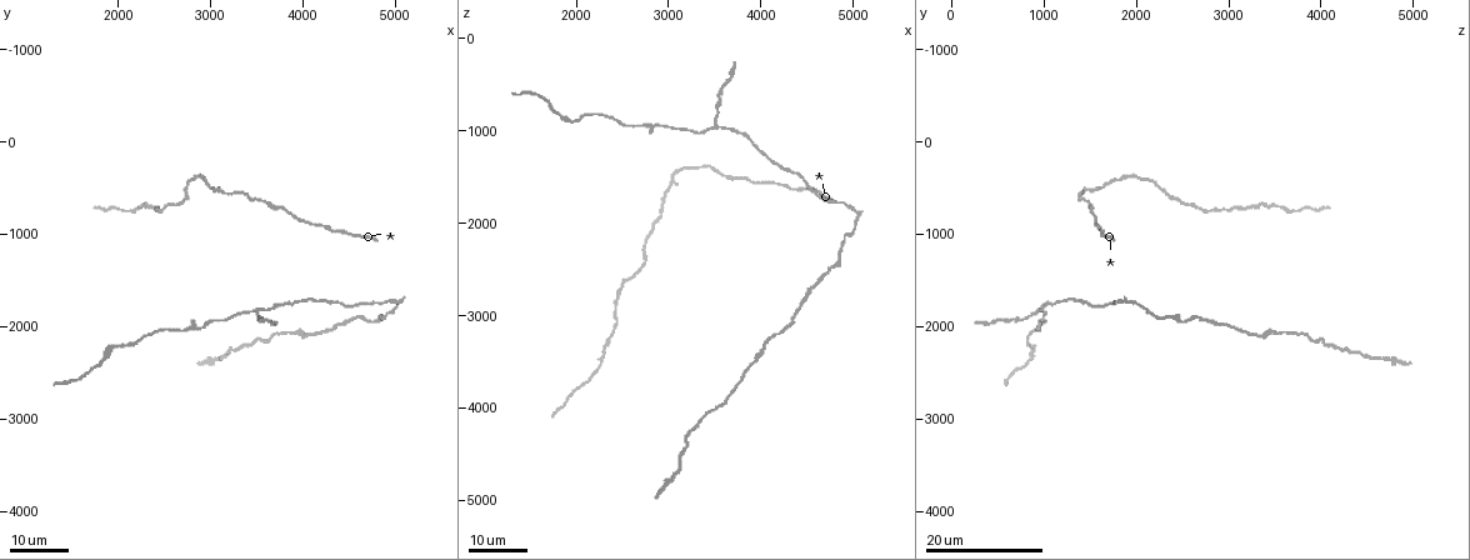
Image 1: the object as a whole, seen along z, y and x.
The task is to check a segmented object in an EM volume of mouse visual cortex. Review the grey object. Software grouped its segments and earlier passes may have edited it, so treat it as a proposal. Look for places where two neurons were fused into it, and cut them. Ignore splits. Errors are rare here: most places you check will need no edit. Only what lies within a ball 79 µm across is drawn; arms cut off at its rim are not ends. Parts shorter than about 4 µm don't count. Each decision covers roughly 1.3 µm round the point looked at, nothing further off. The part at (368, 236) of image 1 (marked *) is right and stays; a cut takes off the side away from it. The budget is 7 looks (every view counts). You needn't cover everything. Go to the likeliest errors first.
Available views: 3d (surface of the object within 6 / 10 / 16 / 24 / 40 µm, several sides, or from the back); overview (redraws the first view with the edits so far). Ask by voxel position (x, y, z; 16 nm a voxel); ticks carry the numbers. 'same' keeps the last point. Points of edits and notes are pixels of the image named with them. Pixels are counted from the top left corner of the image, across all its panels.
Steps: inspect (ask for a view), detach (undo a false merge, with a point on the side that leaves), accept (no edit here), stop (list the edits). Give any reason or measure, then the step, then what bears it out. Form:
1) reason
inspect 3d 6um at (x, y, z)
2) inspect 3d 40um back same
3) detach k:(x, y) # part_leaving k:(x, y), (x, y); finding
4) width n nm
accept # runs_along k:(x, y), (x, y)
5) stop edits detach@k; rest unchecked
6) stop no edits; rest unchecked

three-way junction
inspect 3d 16um at (3500, 1800, 950)

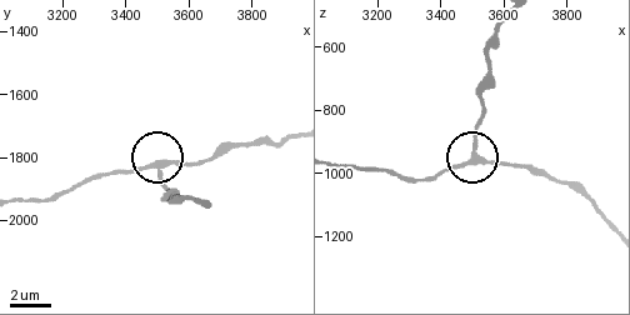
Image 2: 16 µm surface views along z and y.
inspect 3d 6um at (3500, 1820, 960)

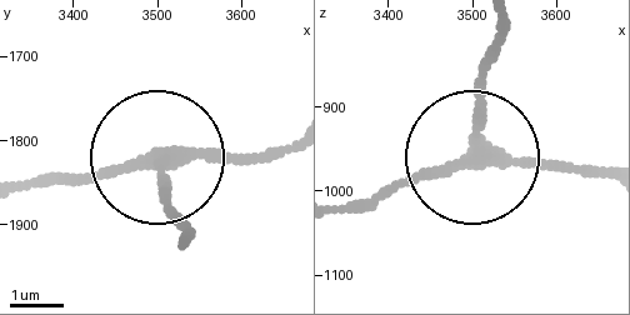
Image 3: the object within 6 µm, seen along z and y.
width 230 nm
accept # all the same neuron

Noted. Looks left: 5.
inspect 3d 24um at (2300, 700, 3350)

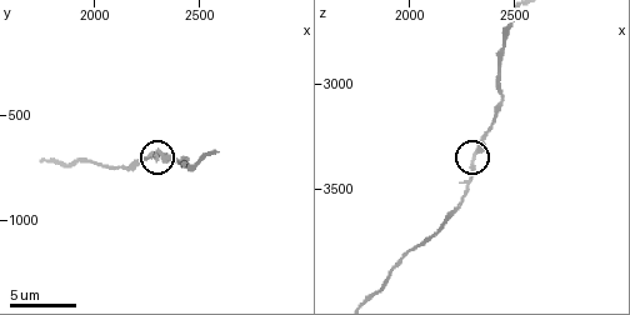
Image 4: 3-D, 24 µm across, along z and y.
inspect 3d 10um at (2310, 670, 3350)

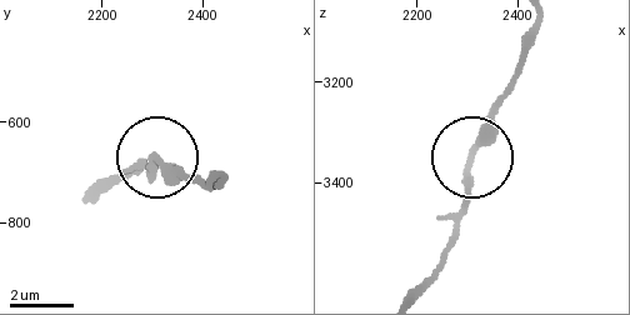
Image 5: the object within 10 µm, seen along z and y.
accept # runs_along 5:(221, 184), (163, 160), (136, 173); all the same neuron

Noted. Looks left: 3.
sudden change in width
inspect 3d 16um at (3550, 2150, 4050)

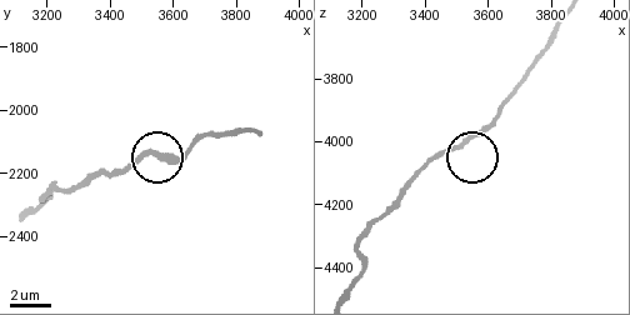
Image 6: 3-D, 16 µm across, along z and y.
closer look
inspect 3d 6um at (3510, 2130, 4010)

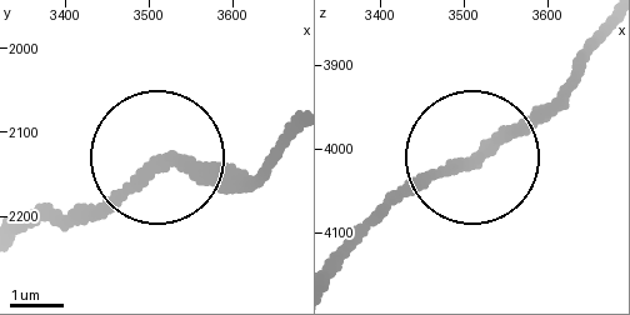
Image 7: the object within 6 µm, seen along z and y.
width 250 nm
accept # runs_along 7:(598, 43), (558, 96), (388, 213); continuous, no second neuron

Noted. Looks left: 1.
stop no edits; rest unchecked

